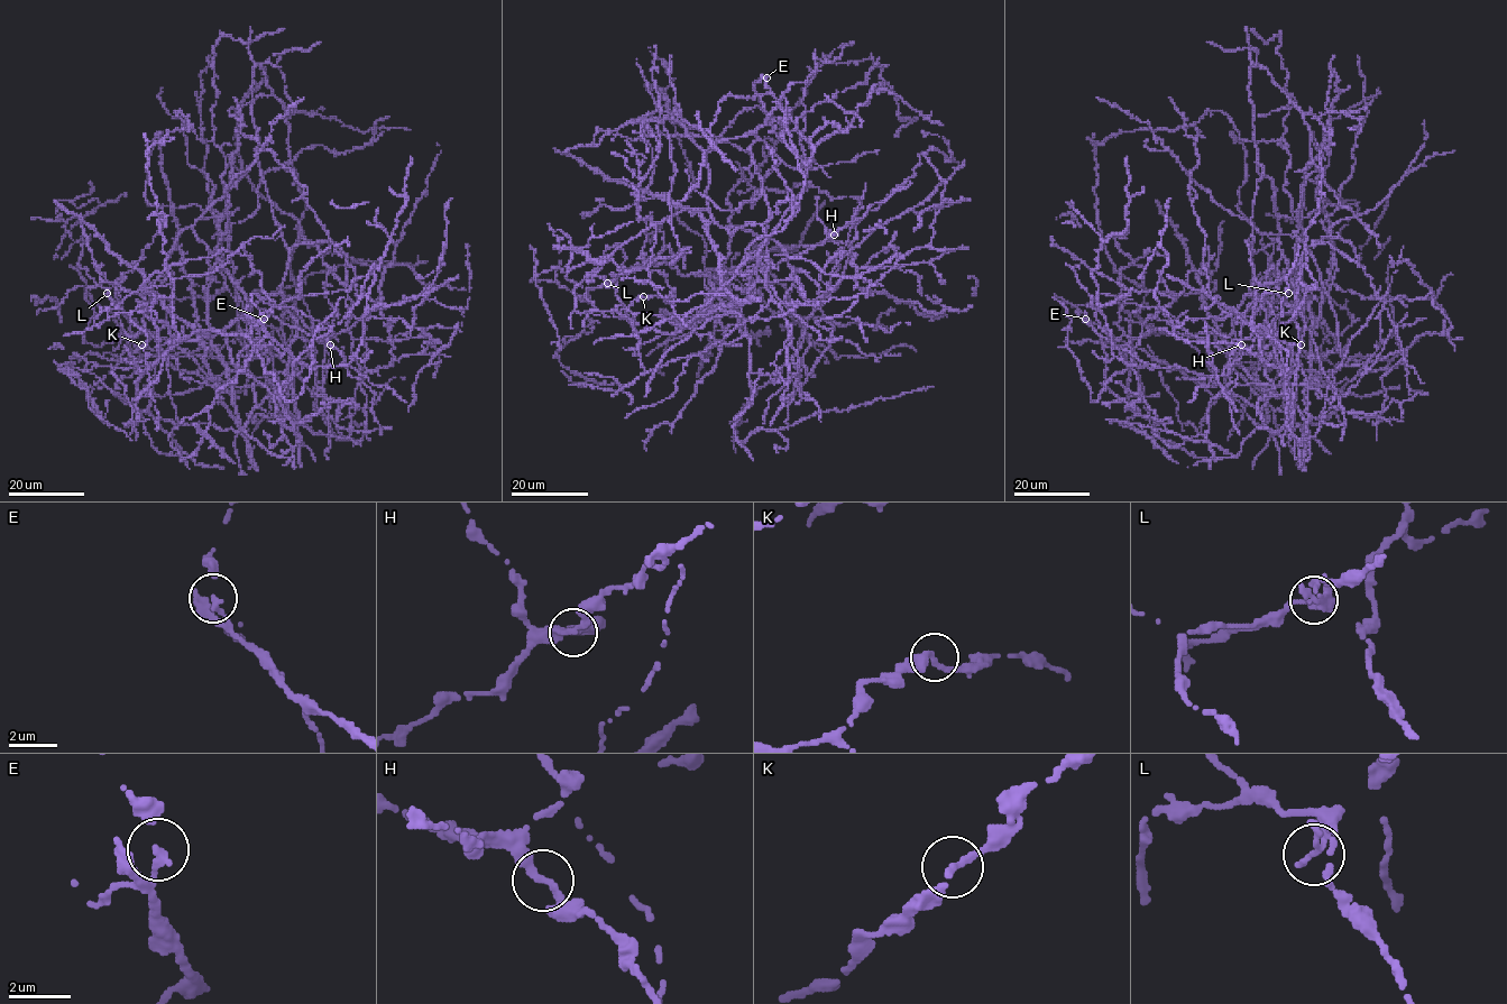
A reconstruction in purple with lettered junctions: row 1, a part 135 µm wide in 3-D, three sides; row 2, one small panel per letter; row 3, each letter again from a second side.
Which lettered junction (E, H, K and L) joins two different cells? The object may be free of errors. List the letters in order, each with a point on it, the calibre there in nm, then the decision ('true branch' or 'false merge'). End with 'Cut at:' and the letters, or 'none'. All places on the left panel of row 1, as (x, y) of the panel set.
E: at (264, 319); 200 nm thick; false merge
H: at (330, 344); 240 nm thick; true branch
K: at (141, 344); 220 nm thick; true branch
L: at (107, 293); 200 nm thick; true branch
Cut at: E

